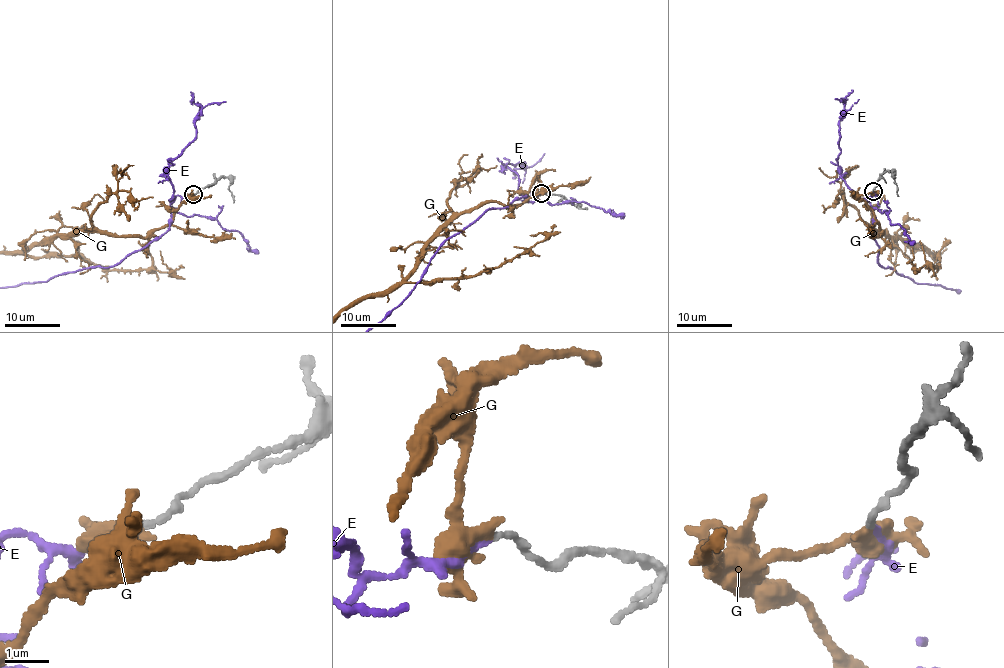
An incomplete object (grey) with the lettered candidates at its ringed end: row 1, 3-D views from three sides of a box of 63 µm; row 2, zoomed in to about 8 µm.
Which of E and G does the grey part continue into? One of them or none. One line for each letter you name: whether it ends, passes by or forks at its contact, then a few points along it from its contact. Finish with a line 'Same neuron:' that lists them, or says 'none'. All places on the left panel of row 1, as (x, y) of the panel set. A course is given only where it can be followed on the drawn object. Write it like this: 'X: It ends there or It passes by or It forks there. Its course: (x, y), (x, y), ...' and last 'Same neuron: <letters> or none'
E: It ends there
Same neuron: E

